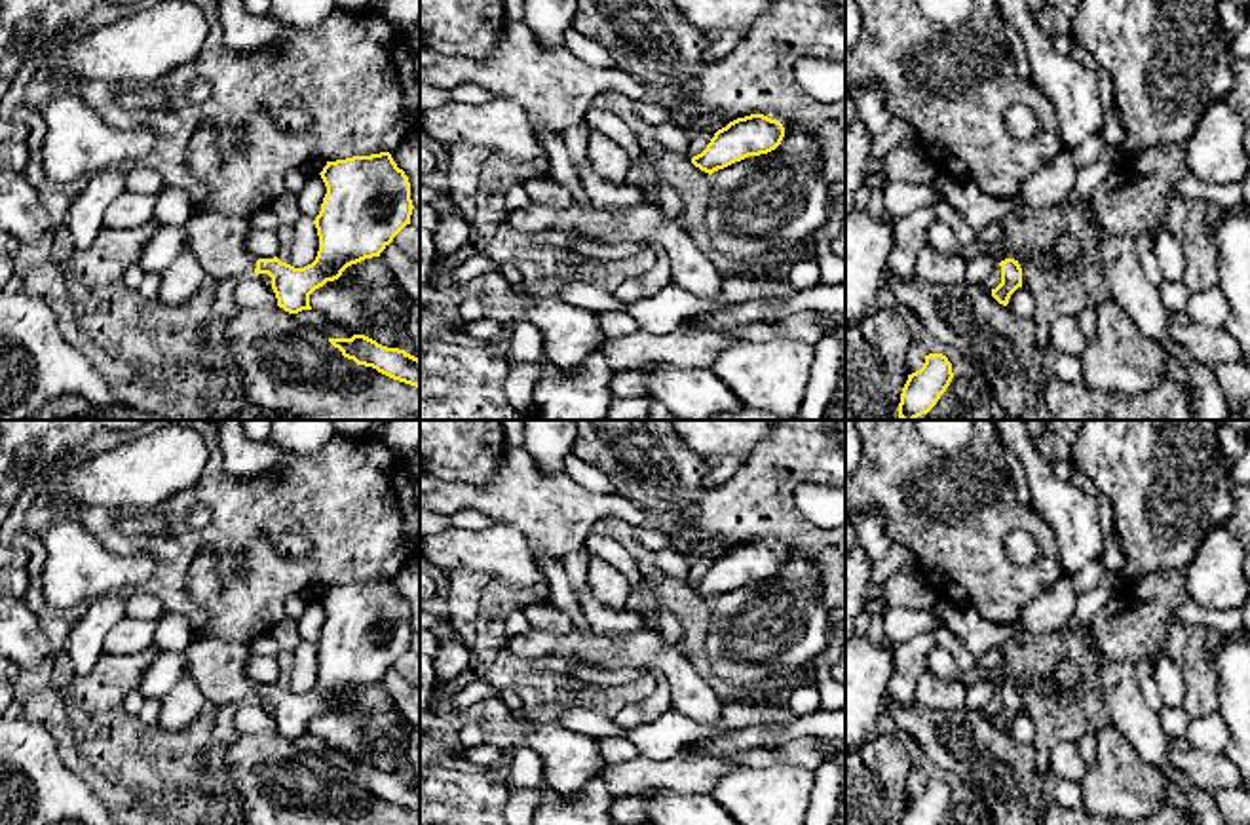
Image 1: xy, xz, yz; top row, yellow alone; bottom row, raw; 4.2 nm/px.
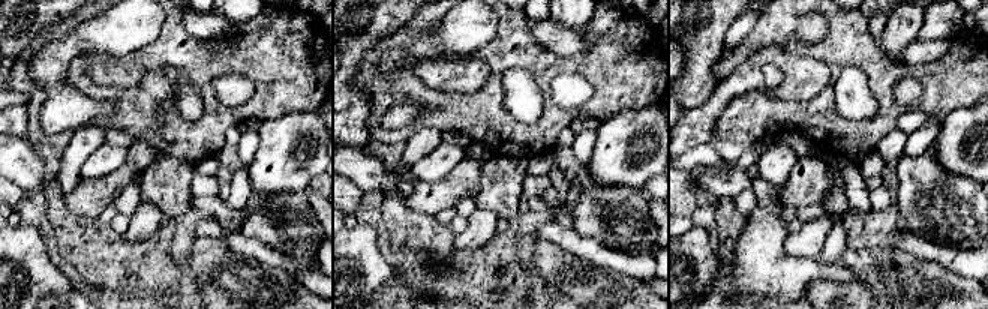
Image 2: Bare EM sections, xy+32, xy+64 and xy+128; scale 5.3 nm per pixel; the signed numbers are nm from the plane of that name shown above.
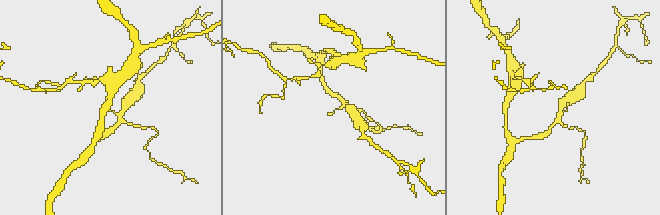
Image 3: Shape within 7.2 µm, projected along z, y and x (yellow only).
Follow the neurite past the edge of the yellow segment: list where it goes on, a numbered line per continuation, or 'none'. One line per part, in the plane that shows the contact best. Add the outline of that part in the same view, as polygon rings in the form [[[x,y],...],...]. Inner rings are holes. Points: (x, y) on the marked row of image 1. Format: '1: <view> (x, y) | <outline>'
none

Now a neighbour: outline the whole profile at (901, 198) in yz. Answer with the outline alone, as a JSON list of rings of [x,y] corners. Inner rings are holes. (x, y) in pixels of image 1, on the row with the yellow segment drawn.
[[[891,182],[885,198],[876,205],[878,213],[893,226],[912,211],[923,205],[935,207],[940,201],[938,190],[933,182],[906,184]]]

